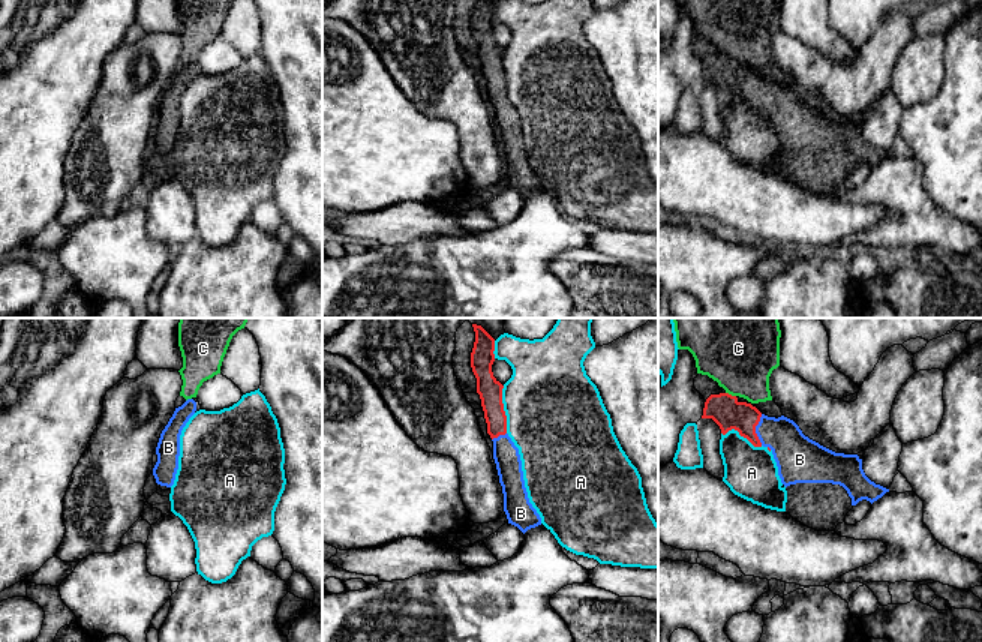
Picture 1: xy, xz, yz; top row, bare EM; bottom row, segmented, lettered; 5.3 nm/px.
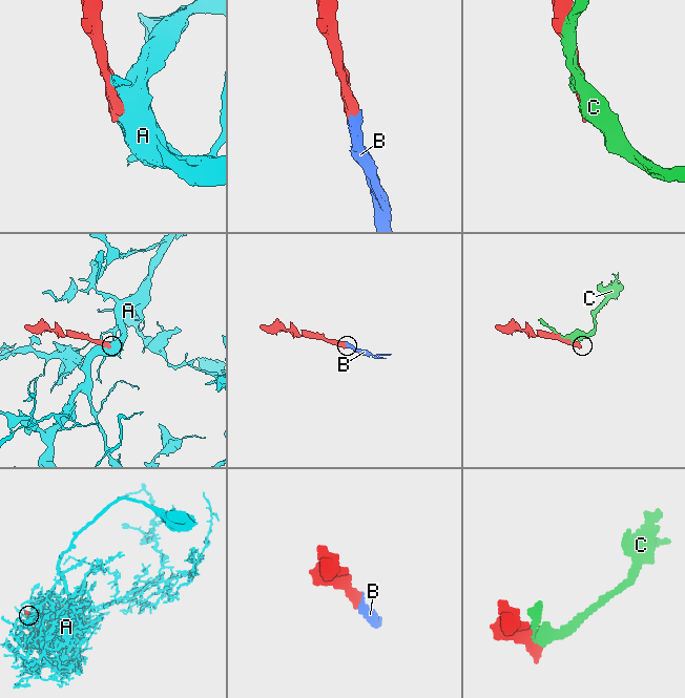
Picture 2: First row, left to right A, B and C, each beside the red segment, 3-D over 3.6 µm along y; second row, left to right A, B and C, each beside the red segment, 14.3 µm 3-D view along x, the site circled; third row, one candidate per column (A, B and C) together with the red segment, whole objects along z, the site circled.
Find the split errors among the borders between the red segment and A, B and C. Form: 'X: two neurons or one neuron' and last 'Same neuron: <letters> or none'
A: two neurons
B: one neuron
C: two neurons
Same neuron: B

